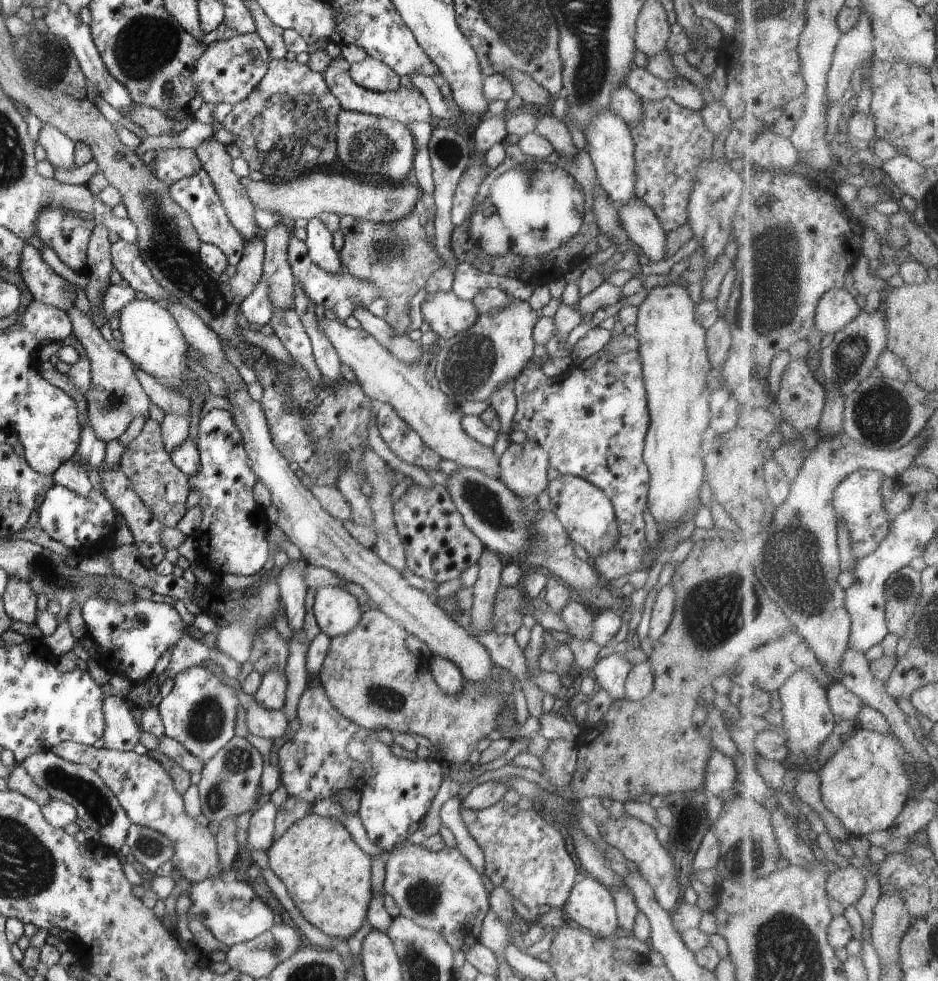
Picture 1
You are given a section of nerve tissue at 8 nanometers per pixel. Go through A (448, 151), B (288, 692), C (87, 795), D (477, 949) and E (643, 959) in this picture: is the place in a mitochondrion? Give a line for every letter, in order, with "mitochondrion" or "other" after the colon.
A: mitochondrion
B: other
C: mitochondrion
D: other
E: other

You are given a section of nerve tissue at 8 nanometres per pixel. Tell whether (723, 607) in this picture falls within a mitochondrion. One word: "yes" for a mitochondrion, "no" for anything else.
yes

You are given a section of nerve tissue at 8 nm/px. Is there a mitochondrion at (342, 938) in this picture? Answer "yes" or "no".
no

